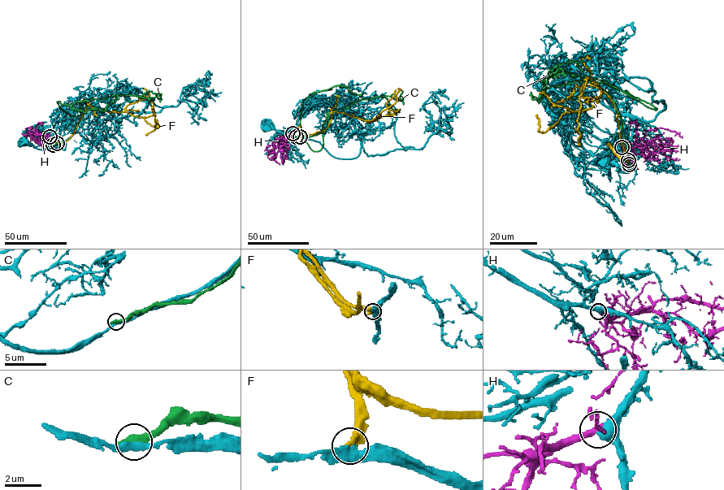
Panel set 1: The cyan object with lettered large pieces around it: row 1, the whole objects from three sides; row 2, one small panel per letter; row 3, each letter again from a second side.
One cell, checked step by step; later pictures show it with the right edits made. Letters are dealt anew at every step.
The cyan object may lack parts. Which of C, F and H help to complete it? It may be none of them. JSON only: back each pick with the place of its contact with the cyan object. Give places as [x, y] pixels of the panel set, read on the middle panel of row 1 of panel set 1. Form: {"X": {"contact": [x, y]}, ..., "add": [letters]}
{"H": {"contact": [292, 133]}, "add": ["H"]}

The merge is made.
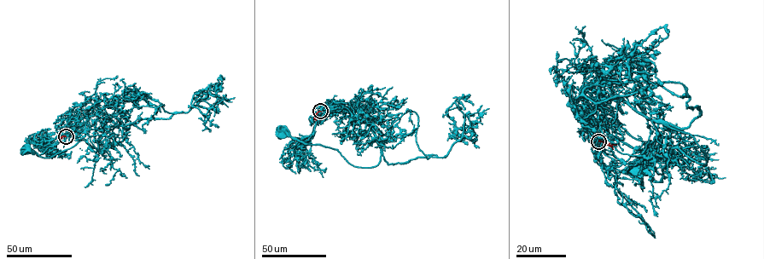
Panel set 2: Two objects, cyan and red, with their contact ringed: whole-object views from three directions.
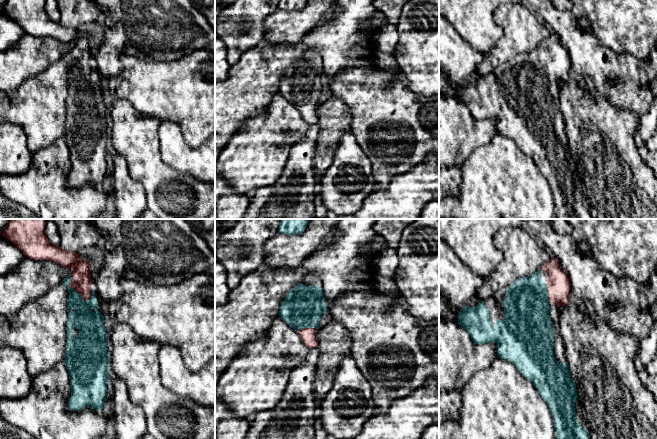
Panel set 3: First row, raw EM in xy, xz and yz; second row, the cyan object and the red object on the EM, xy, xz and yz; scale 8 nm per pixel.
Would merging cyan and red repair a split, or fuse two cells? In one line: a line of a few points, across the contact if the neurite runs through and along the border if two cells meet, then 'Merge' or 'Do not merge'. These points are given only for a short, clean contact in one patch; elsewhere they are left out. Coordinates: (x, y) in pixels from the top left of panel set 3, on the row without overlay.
Line: xy (84, 94), (83, 76), (73, 65), (81, 58). Merge

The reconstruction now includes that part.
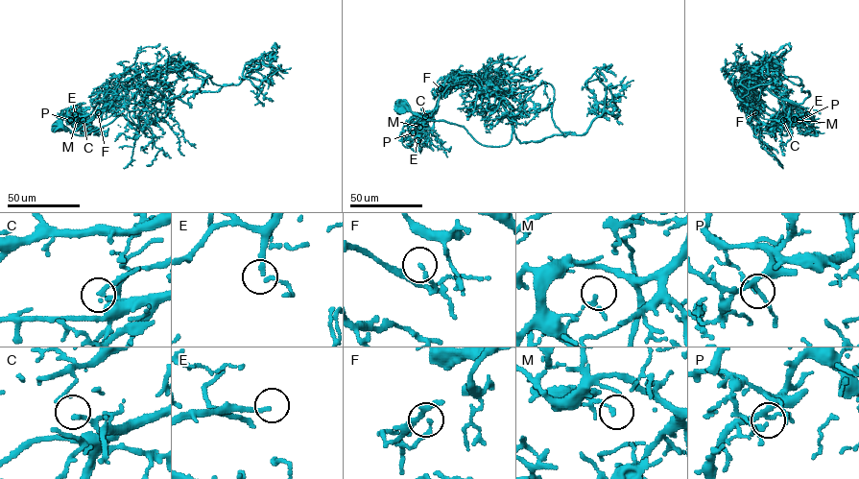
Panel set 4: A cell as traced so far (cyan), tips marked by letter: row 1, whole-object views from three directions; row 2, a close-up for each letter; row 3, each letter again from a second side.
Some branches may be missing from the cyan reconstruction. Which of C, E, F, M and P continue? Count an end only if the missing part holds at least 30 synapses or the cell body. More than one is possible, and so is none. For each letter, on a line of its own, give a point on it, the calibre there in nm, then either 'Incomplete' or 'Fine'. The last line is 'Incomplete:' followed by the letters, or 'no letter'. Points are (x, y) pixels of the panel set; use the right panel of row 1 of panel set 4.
C: Place: (783, 120). Thickness 180 nm. Fine
E: Place: (807, 114). Thickness 190 nm. Incomplete
F: Place: (755, 112). Thickness 160 nm. Fine
M: Place: (794, 119). Thickness 140 nm. Fine
P: Place: (799, 120). Thickness 170 nm. Fine
Incomplete: E

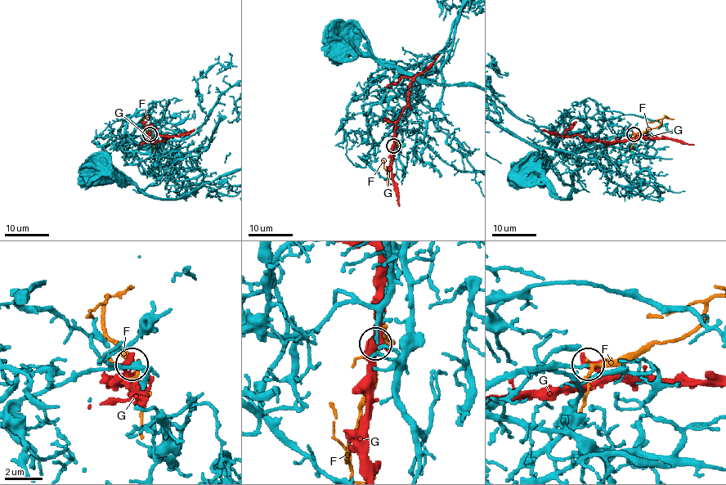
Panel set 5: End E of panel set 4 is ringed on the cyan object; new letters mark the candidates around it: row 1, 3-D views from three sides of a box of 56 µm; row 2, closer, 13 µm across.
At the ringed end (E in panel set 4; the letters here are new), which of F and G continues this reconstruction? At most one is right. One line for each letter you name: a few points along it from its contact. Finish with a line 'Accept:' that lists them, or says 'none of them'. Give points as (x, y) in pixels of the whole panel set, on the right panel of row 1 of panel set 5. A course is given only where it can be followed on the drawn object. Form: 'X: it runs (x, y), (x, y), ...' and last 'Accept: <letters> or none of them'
F: it runs (633, 133), (644, 133), (657, 127), (662, 120), (647, 123)
Accept: F

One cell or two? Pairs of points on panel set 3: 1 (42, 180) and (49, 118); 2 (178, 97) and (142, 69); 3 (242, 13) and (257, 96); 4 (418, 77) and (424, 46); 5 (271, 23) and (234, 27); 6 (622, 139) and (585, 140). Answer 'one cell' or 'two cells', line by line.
1: two cells
2: one cell
3: two cells
4: one cell
5: two cells
6: one cell

